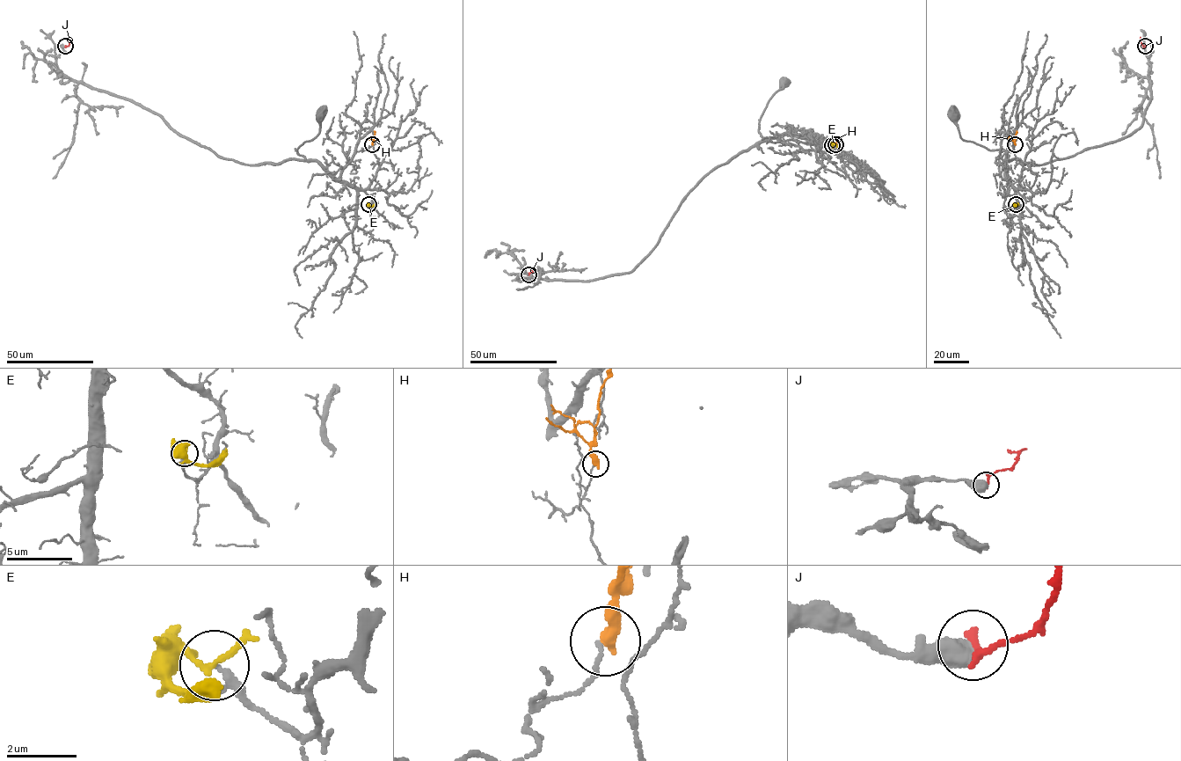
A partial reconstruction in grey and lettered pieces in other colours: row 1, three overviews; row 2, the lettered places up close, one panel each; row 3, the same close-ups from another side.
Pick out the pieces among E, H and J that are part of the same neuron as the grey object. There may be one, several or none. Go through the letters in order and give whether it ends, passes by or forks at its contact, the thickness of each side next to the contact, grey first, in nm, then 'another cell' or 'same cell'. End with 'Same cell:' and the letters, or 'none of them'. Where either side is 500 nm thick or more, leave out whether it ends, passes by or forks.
E: it passes by | 280/170 nm | another cell
H: it ends | 100/440 nm | another cell
J: 650/200 nm | another cell
Same cell: none of them

